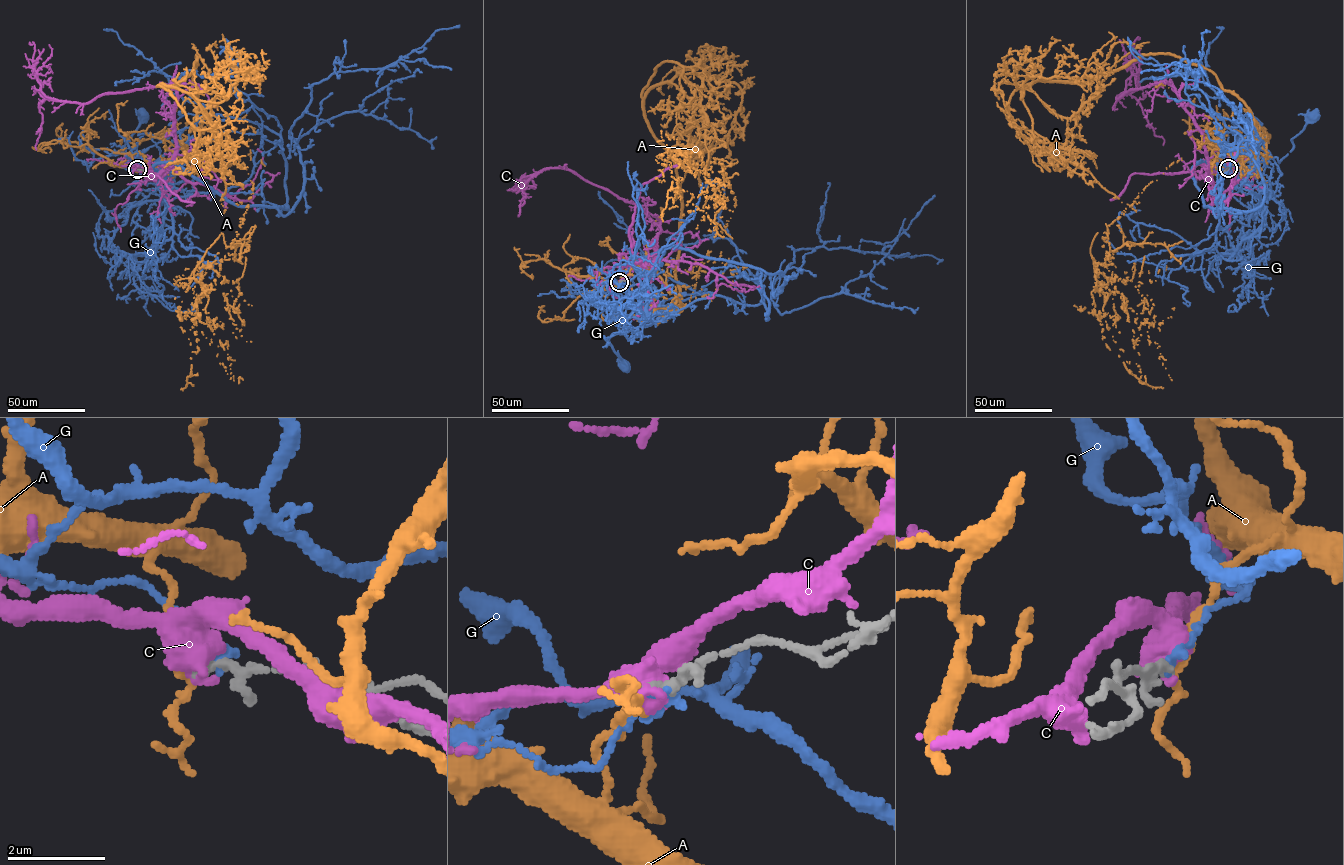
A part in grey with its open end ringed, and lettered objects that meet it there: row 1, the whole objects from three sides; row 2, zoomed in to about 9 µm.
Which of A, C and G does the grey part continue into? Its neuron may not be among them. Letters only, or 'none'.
none

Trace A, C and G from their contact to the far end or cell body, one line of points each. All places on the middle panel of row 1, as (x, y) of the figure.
A: (619, 282), (650, 319), (684, 305), (644, 108), (678, 73), (708, 186), (731, 164), (676, 150), (714, 230)
C: (619, 281), (637, 263), (659, 258), (659, 228), (637, 205), (563, 168), (542, 169), (513, 190)
G: (619, 282), (640, 284), (646, 292), (620, 325), (620, 330), (606, 343), (627, 364), (624, 366)

